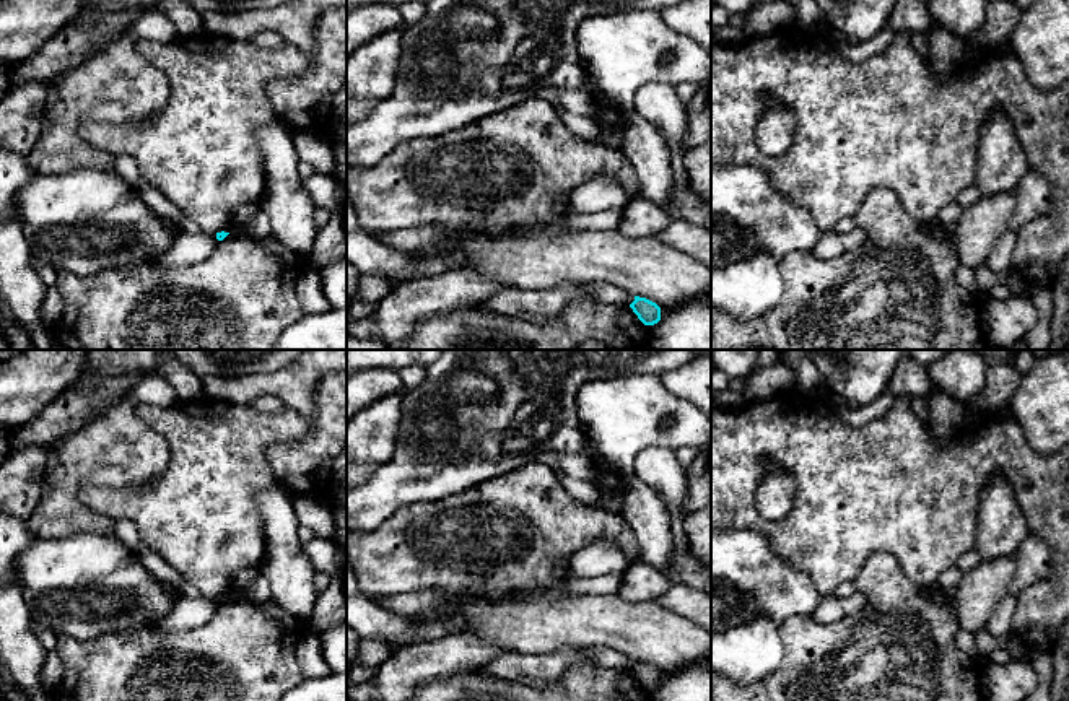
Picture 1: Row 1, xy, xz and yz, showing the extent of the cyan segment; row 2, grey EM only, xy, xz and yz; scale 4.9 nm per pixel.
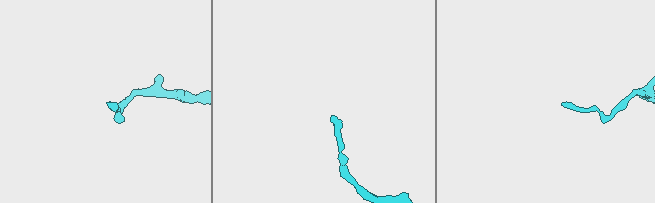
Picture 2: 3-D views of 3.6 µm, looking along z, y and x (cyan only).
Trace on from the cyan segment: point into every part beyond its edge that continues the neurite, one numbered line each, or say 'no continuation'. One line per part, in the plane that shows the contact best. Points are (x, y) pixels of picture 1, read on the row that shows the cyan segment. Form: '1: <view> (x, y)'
no continuation

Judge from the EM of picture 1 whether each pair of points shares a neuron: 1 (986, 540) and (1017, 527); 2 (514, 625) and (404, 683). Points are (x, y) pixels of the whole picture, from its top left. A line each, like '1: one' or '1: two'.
1: one
2: two

